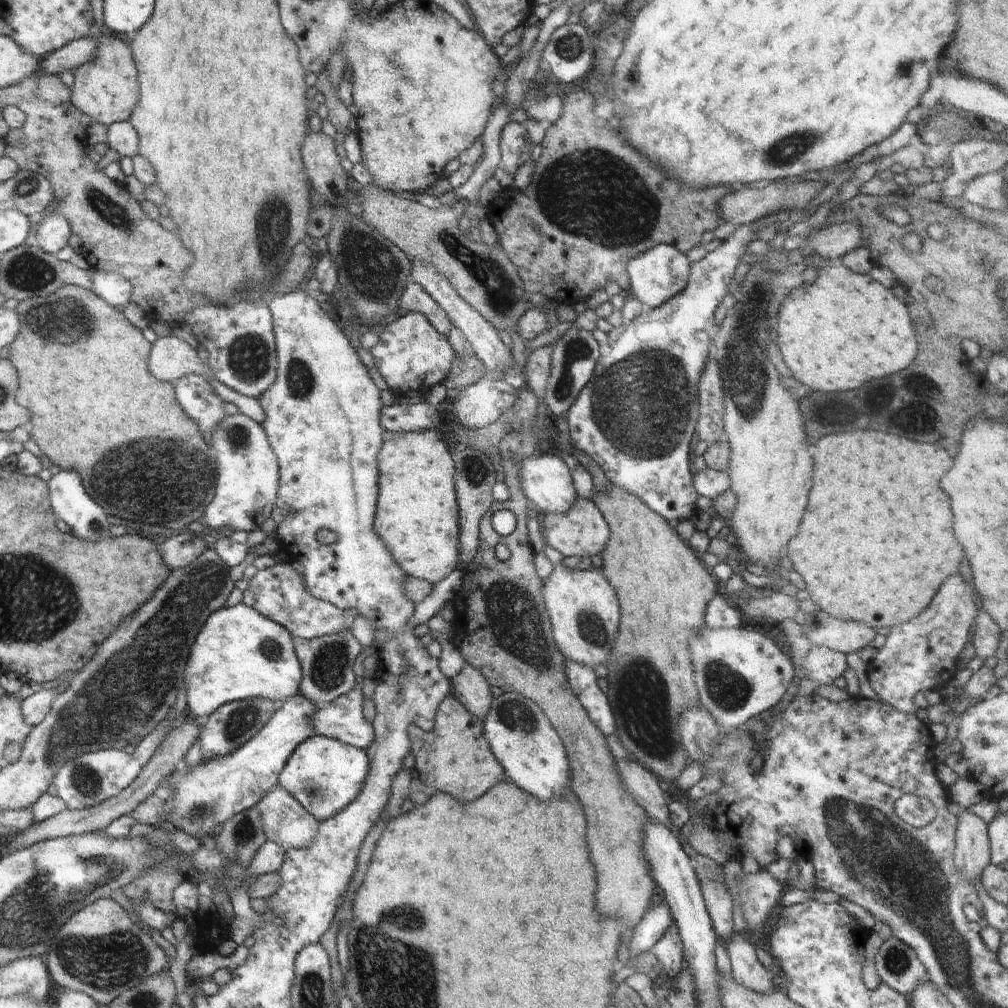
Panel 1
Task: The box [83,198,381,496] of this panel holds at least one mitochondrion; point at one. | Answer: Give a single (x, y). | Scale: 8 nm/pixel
(248, 355)

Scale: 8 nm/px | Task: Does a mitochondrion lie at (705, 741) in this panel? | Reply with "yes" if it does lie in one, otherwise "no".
yes

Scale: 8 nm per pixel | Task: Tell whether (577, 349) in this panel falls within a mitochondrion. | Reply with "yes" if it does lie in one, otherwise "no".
yes

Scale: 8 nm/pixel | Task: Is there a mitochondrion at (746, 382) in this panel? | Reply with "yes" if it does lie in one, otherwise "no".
yes

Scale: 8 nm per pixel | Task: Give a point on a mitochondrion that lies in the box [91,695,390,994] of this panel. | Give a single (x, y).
(242, 720)

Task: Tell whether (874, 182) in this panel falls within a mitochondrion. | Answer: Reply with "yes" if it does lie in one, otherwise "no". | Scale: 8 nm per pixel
no

